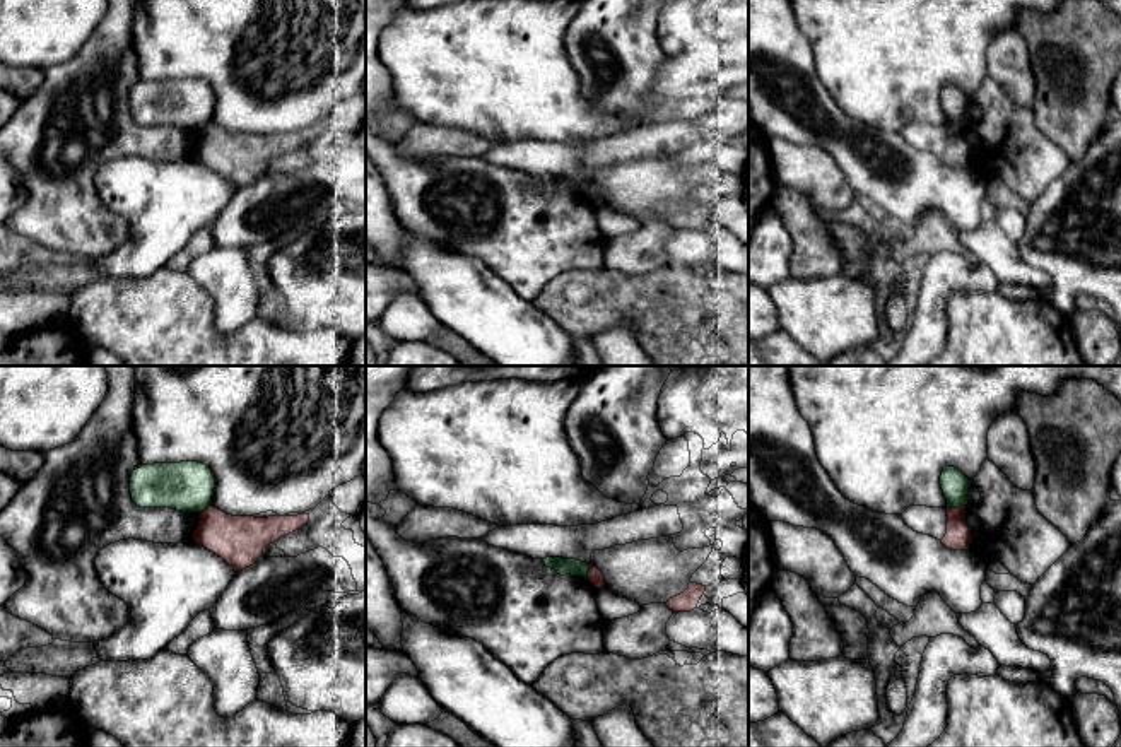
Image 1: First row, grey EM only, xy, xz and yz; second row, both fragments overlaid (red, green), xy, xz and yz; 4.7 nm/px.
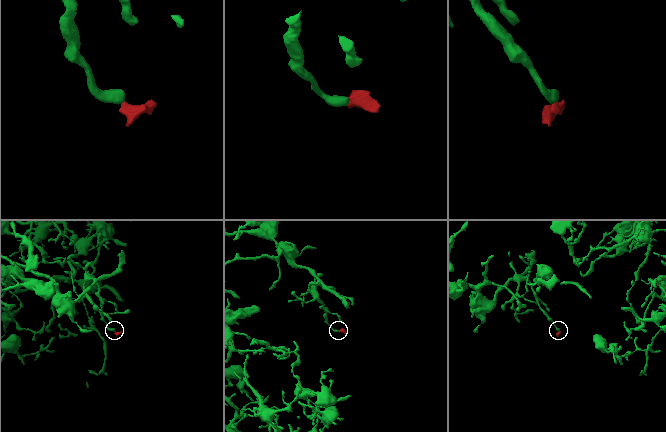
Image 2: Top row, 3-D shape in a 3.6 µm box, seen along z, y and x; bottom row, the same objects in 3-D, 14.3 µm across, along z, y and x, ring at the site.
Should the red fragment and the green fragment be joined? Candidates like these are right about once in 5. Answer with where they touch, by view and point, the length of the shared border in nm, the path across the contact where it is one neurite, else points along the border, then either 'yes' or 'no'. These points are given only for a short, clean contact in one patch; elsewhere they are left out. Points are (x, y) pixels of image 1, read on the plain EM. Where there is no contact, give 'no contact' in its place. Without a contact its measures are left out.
meets red in yz at (956, 125); contact 90 nm long; border along yz (964, 122), (947, 125); no

